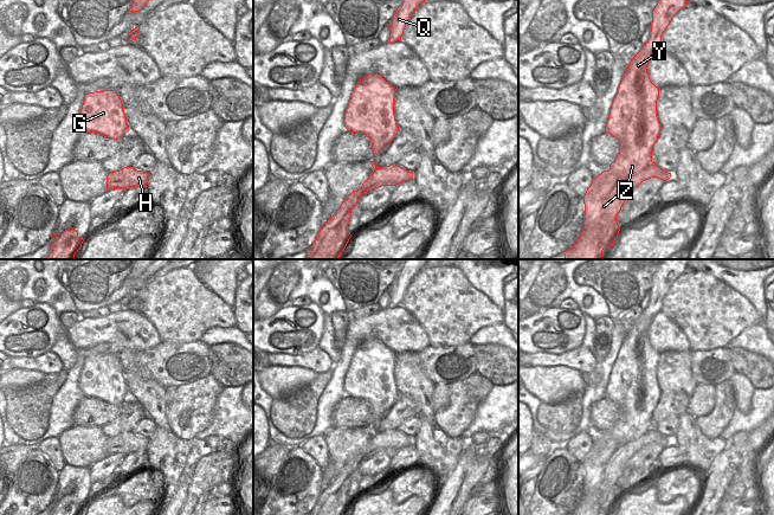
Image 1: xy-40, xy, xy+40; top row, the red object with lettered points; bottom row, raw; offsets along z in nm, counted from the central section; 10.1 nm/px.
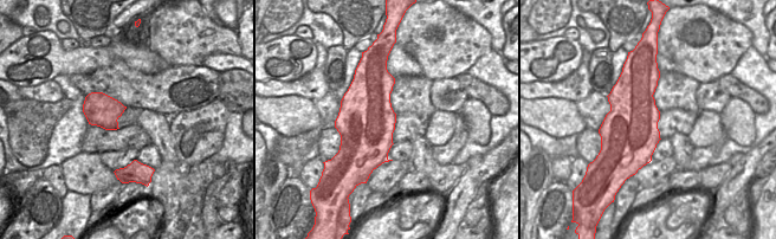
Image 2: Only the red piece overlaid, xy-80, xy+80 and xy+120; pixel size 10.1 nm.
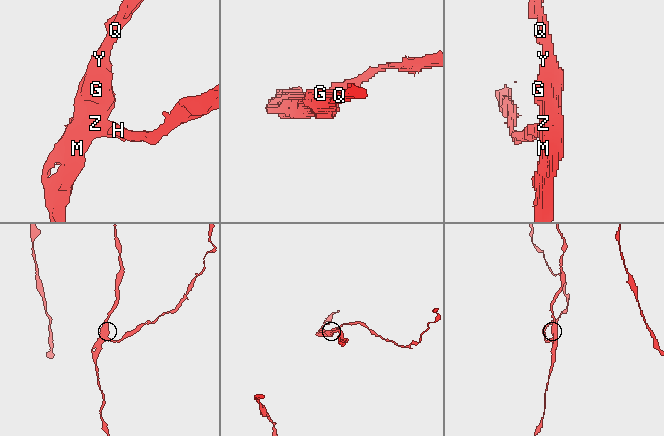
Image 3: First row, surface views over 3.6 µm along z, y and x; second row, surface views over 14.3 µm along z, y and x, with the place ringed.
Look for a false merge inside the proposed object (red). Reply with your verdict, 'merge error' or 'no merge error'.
merge error

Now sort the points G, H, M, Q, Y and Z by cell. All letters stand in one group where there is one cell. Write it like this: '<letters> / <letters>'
G M Q Y Z / H

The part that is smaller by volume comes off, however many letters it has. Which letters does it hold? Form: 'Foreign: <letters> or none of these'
Foreign: H.

